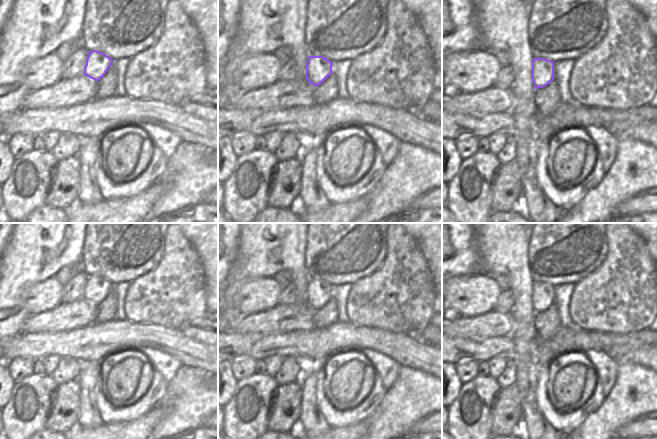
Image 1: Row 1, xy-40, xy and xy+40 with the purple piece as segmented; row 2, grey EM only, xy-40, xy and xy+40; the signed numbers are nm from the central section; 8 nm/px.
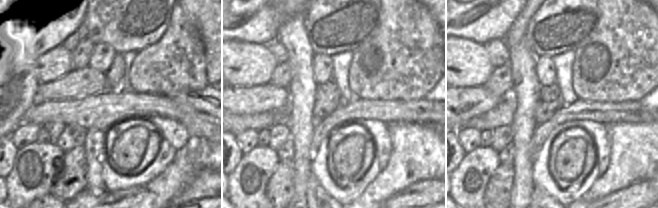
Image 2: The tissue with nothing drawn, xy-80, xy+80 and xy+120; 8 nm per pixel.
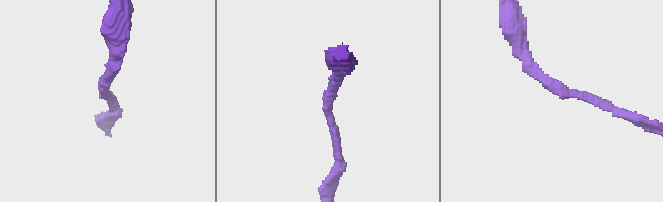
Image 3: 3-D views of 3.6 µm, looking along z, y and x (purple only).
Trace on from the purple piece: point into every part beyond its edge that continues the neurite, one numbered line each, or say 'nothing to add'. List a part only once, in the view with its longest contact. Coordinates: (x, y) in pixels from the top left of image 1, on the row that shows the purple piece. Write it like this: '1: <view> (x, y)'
nothing to add

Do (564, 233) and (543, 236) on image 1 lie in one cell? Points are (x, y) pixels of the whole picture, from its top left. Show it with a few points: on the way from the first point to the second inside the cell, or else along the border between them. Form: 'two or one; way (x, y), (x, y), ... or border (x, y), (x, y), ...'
one; way (559, 236), (548, 236)

